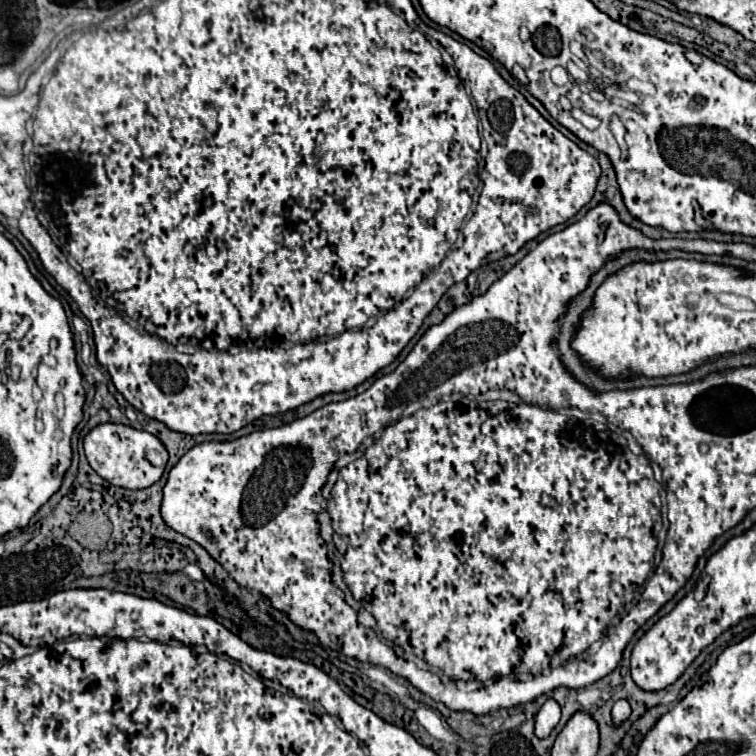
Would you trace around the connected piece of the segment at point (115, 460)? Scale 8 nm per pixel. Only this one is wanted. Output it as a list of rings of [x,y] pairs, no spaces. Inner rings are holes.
[[[104,423],[94,427],[84,439],[84,451],[86,451],[90,467],[102,479],[106,479],[108,483],[116,487],[132,489],[132,491],[154,485],[162,477],[168,463],[168,451],[156,435],[128,427],[128,425],[118,425],[118,423]],[[146,453],[150,453],[152,459],[148,459]]]

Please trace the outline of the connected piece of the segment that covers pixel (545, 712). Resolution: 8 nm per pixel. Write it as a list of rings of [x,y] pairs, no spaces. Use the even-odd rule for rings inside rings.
[[[548,699],[536,715],[534,735],[538,739],[546,739],[552,733],[552,729],[558,725],[558,721],[560,721],[560,705],[554,699]]]

